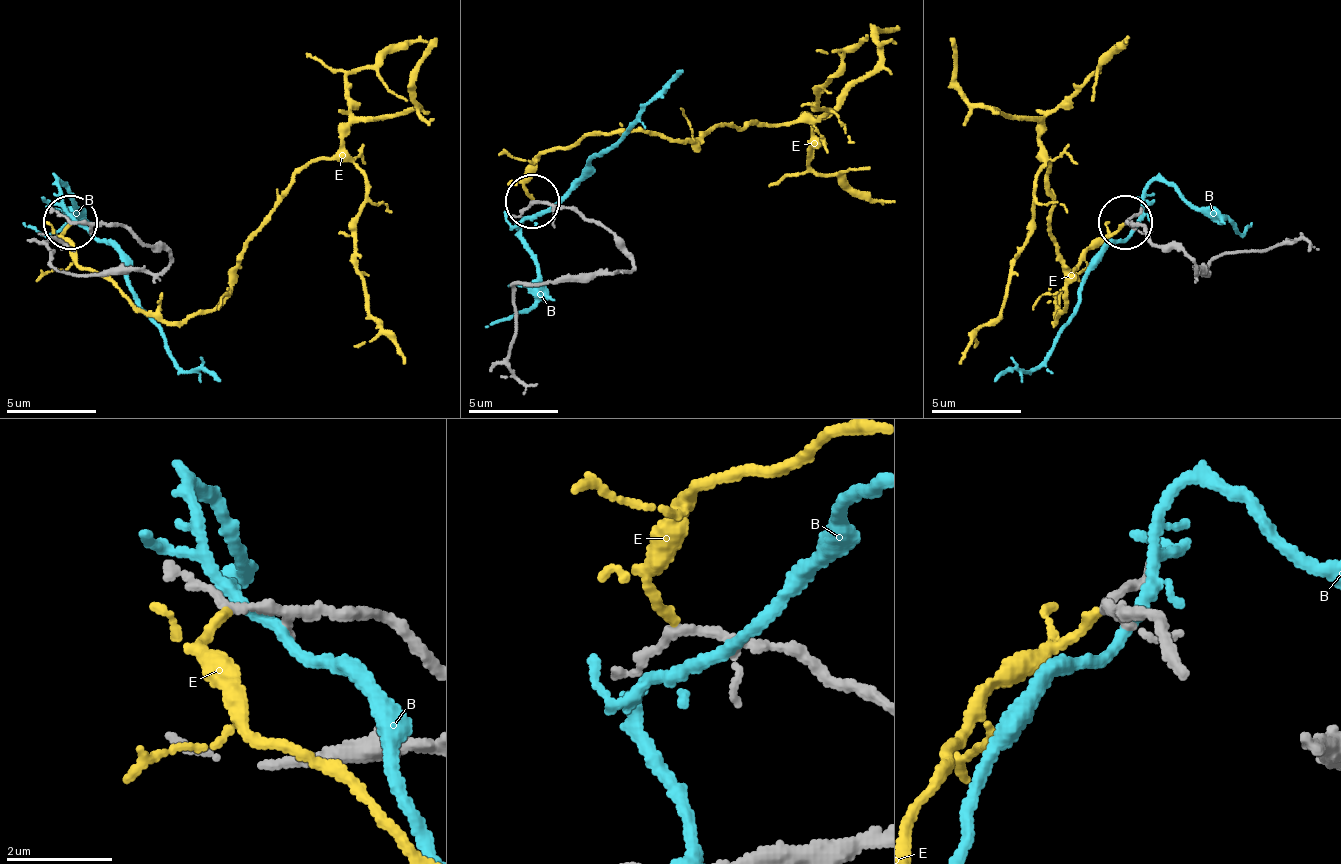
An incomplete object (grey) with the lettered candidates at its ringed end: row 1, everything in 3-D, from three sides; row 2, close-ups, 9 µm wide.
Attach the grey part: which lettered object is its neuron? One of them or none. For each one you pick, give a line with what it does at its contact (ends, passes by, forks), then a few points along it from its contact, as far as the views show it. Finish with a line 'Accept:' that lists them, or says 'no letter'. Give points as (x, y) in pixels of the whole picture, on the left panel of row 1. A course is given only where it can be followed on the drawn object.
E: it ends there; it runs (69, 223), (87, 268), (186, 322), (222, 300), (276, 196), (348, 160), (366, 178), (366, 309), (406, 363)
Accept: E

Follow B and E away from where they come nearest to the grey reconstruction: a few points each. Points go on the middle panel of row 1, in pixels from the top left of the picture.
B: (554, 206), (585, 175), (594, 157), (684, 71)
E: (531, 202), (527, 170), (549, 148), (810, 121), (828, 112), (824, 85), (869, 35)

